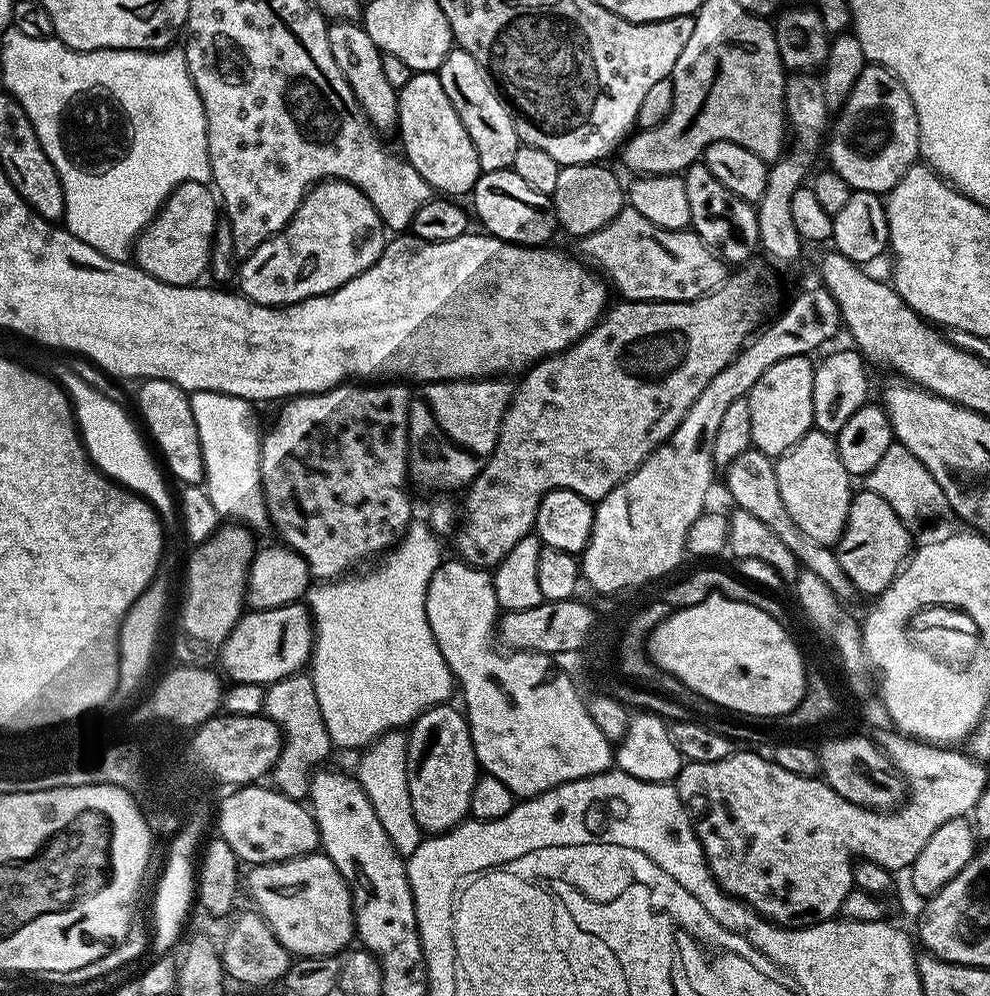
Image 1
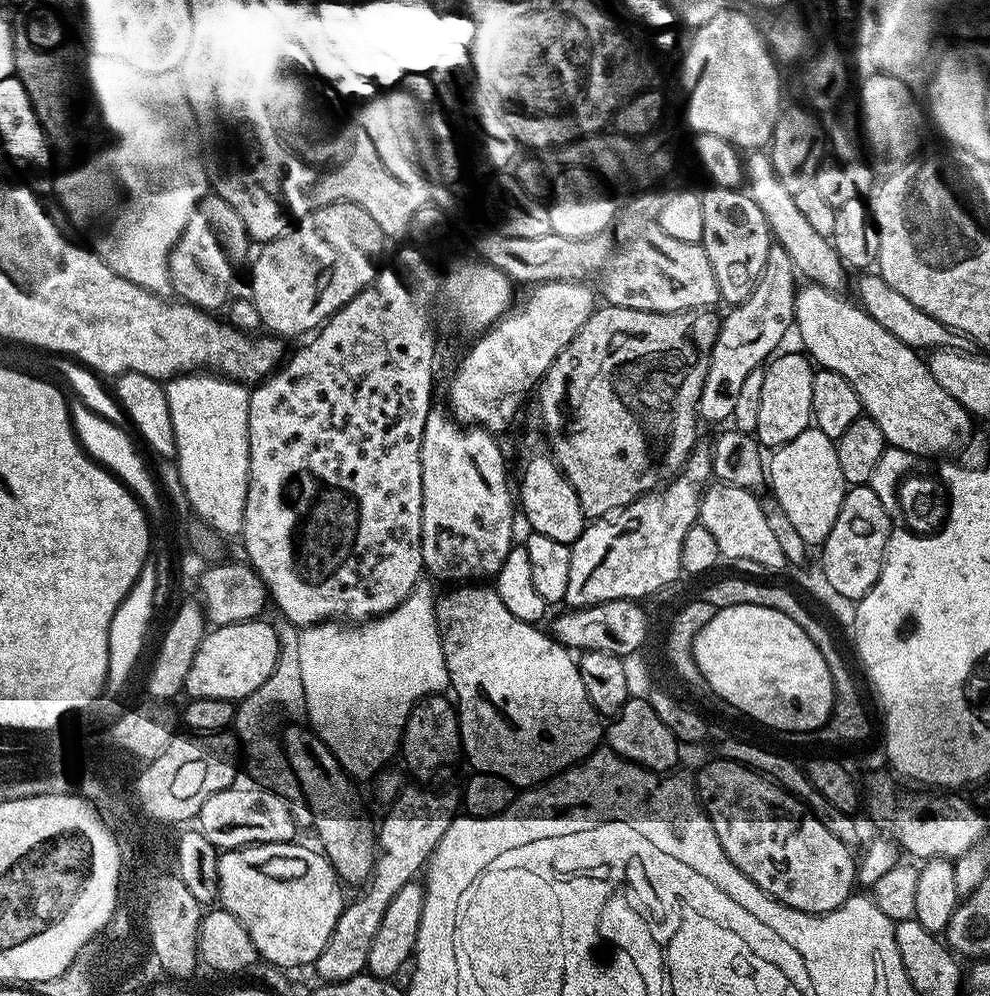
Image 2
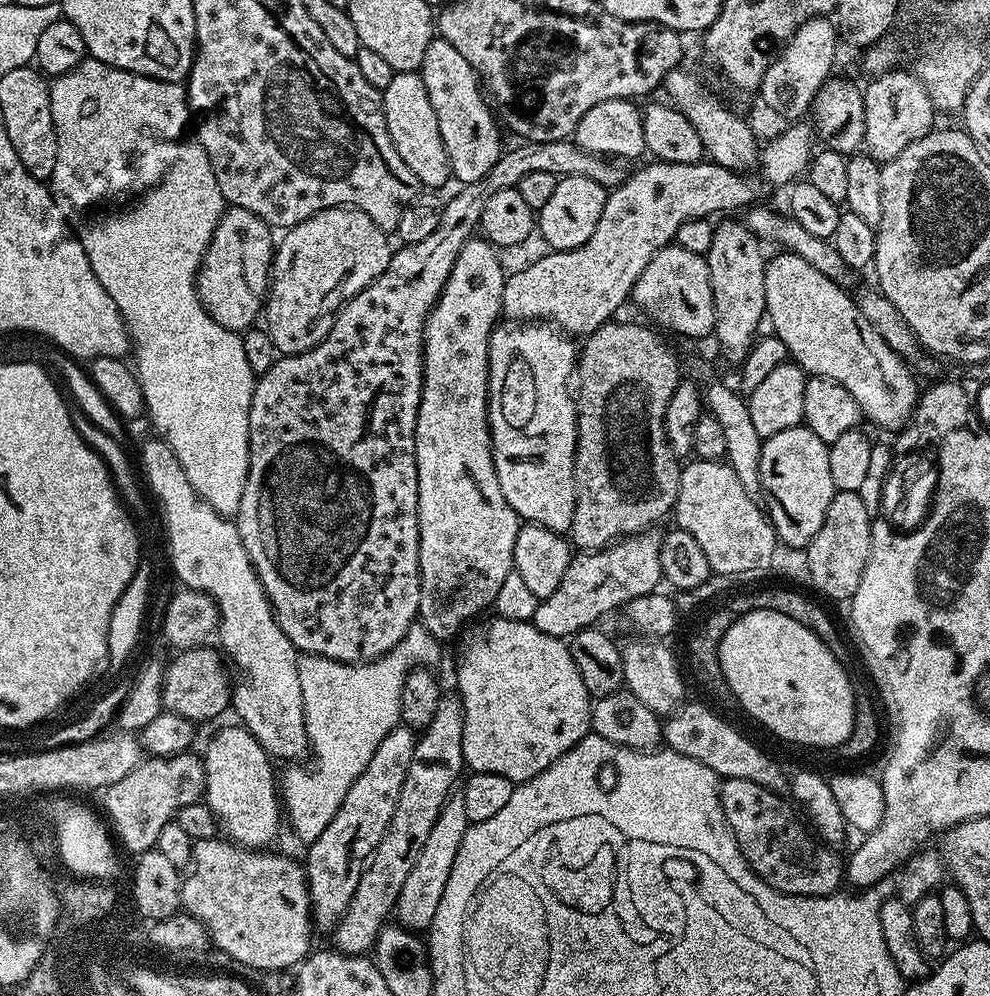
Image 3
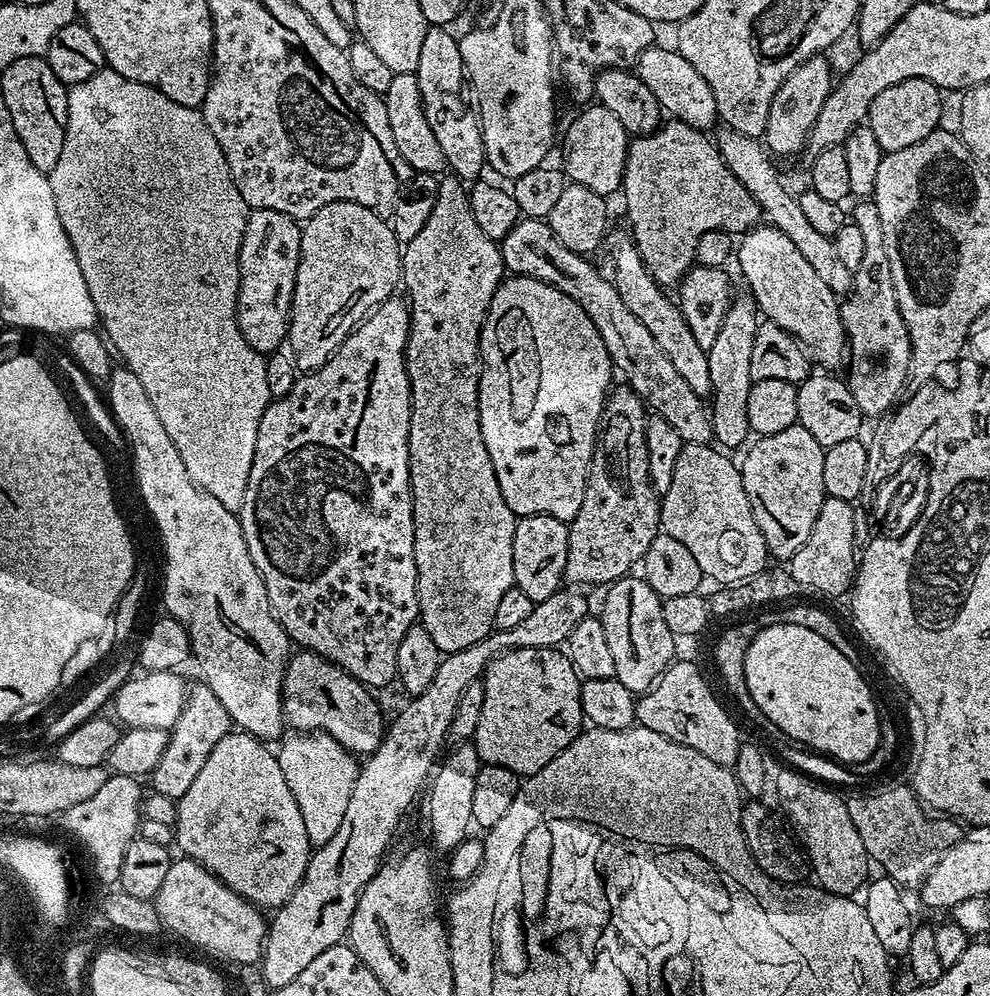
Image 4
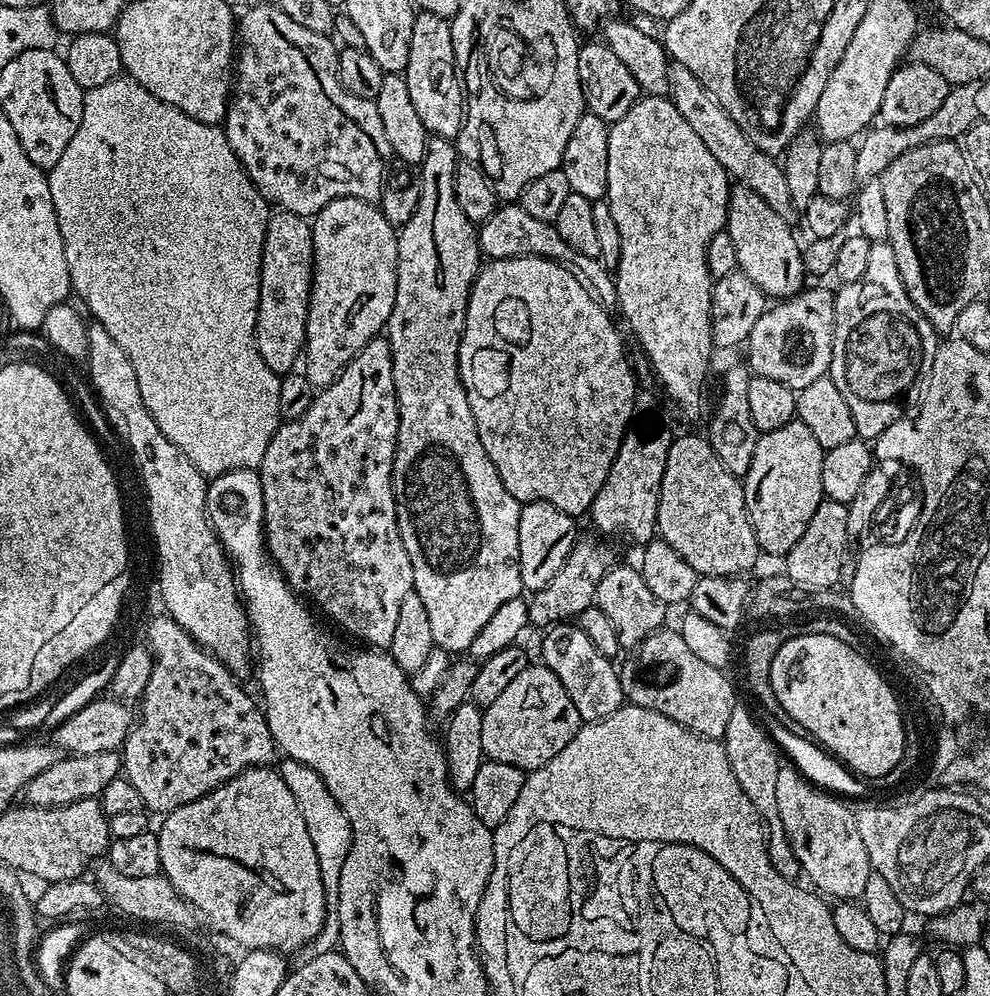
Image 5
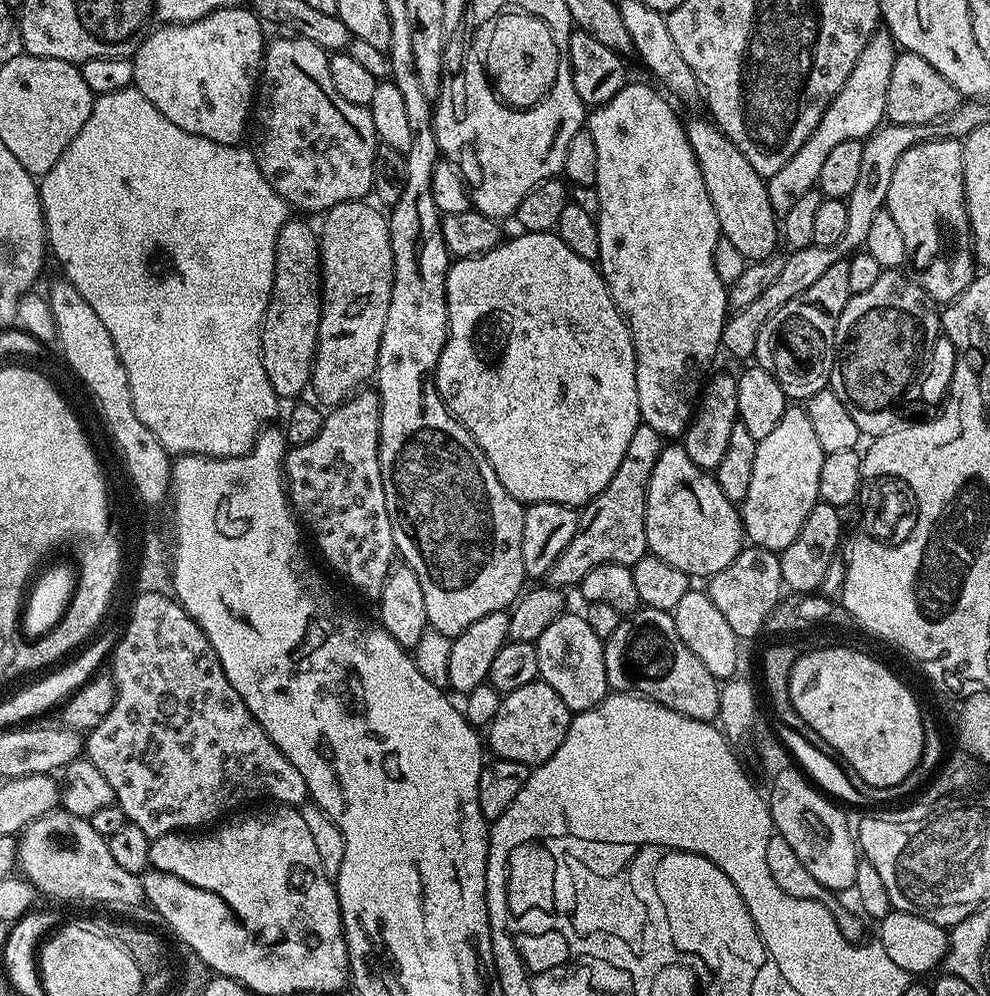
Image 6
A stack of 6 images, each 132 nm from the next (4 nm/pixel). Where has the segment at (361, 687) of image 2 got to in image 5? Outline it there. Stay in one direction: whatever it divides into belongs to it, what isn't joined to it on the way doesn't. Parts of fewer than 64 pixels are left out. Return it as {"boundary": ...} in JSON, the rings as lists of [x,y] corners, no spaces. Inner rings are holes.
{"boundary":[[[284,758],[279,761],[278,771],[286,786],[290,786],[290,794],[294,794],[294,802],[298,802],[298,810],[302,810],[302,819],[306,821],[310,842],[314,842],[314,854],[318,854],[318,870],[322,874],[324,895],[328,898],[335,897],[340,885],[342,866],[346,866],[346,854],[350,854],[352,845],[350,822],[342,806],[334,802],[334,794],[326,790],[326,782],[322,782],[322,778],[318,778],[318,774],[310,770],[310,766]]]}

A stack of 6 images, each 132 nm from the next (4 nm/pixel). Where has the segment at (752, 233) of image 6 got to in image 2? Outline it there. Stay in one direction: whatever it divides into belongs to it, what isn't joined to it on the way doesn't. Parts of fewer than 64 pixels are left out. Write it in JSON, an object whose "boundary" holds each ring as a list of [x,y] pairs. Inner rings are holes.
{"boundary":[[[814,283],[804,287],[801,287],[796,294],[794,321],[795,331],[797,333],[800,331],[800,340],[804,343],[803,351],[820,368],[830,370],[834,374],[842,374],[842,378],[846,378],[846,382],[854,386],[863,415],[875,422],[891,447],[910,450],[915,456],[927,458],[936,456],[943,450],[944,440],[971,438],[974,423],[972,413],[966,411],[954,398],[950,398],[950,394],[946,394],[942,386],[938,386],[934,374],[930,374],[927,359],[917,349],[898,342],[898,338],[894,338],[890,330],[878,326],[878,322],[874,322],[874,318],[870,318],[870,314],[866,314],[859,303],[851,299],[843,300],[839,291],[823,288],[821,284]]]}

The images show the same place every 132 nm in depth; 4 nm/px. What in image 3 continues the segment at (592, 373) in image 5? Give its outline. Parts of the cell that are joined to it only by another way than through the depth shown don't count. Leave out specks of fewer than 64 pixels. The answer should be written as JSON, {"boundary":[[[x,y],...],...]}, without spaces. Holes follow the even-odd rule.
{"boundary":[[[500,322],[497,323],[496,327],[492,330],[492,336],[488,339],[490,342],[490,350],[488,351],[488,429],[492,435],[492,457],[494,458],[494,470],[498,474],[498,486],[502,486],[502,495],[505,496],[506,502],[510,502],[510,506],[516,511],[517,516],[520,517],[521,521],[529,524],[541,524],[546,526],[550,530],[564,534],[567,533],[567,528],[573,527],[574,521],[578,516],[578,497],[576,494],[576,401],[573,393],[568,393],[568,383],[573,383],[574,373],[578,368],[578,348],[575,344],[573,337],[563,333],[559,328],[553,326],[548,322]]]}

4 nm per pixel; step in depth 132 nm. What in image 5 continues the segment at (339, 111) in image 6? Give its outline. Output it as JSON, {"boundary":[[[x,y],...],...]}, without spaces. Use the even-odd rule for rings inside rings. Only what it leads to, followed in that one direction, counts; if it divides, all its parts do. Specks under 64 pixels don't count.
{"boundary":[[[262,2],[253,8],[245,8],[238,16],[238,47],[234,52],[234,79],[230,85],[228,97],[228,109],[222,121],[222,127],[238,162],[246,170],[250,182],[268,201],[269,205],[275,206],[281,212],[293,212],[305,218],[315,217],[317,212],[322,211],[327,204],[338,198],[358,198],[369,202],[380,199],[380,192],[384,189],[386,173],[390,165],[388,160],[392,156],[390,142],[386,142],[386,133],[382,127],[382,117],[378,115],[378,106],[375,99],[367,100],[352,94],[344,88],[340,75],[337,72],[338,48],[328,36],[314,34],[314,30],[306,30],[306,26],[298,26],[290,14],[277,8],[275,3]]]}

